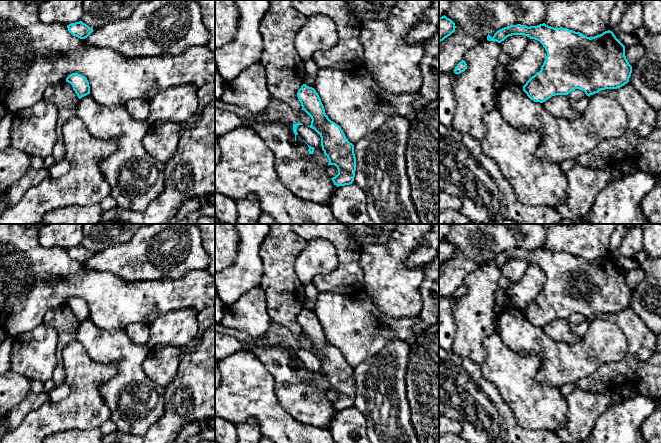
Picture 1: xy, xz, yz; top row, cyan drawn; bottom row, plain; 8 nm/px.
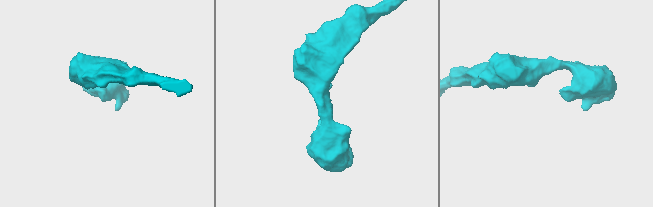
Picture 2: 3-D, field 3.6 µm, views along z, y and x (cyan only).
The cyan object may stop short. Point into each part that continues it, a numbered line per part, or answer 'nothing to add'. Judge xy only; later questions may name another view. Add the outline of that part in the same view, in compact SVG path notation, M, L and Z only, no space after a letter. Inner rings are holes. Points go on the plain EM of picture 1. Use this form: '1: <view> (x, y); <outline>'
nothing to add

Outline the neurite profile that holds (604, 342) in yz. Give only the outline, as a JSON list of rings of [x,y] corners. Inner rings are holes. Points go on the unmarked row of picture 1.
[[[504,310],[498,321],[498,329],[502,341],[519,355],[541,356],[543,363],[535,376],[535,380],[559,389],[591,376],[603,365],[623,360],[628,351],[626,336],[617,324],[602,320],[599,317],[593,318],[588,323],[584,338],[574,344],[552,340],[546,335],[543,327],[534,326],[517,310]]]

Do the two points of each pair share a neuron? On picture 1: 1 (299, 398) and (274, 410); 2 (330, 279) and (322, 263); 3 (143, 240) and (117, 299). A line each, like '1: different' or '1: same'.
1: different
2: different
3: different

